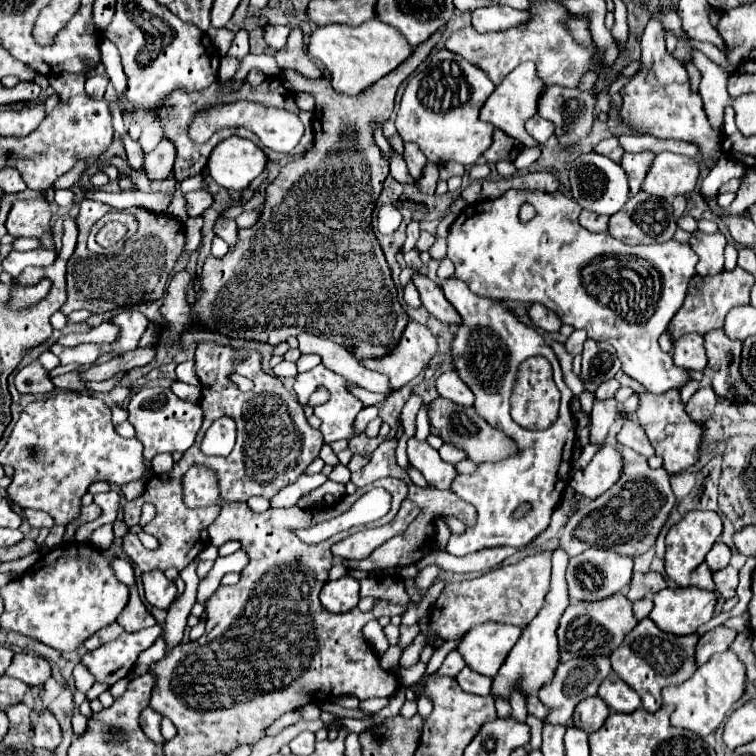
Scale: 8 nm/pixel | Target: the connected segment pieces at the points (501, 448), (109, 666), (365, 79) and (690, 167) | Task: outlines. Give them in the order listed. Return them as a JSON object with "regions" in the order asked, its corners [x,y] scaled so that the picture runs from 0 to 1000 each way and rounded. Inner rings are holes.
{"regions":[[[[578,525],[570,530],[567,541],[567,560],[570,573],[583,578],[589,586],[597,586],[607,594],[612,594],[623,610],[628,612],[647,612],[647,610],[665,610],[668,604],[679,604],[684,599],[684,589],[676,578],[668,578],[660,567],[652,567],[626,538],[610,538],[594,528]]],[[[205,827],[181,837],[163,837],[157,845],[142,853],[134,853],[126,861],[115,861],[104,877],[115,882],[128,903],[139,903],[142,909],[147,909],[157,898],[171,893],[184,864],[197,858],[208,848],[213,835],[213,827]]],[[[491,25],[475,36],[456,36],[456,33],[430,33],[419,36],[414,46],[409,49],[409,73],[427,83],[440,104],[440,118],[454,126],[475,126],[480,118],[517,97],[522,89],[528,89],[541,73],[544,60],[536,54],[536,49],[504,30],[501,25]]],[[[872,202],[851,239],[851,253],[866,261],[911,258],[925,237],[925,213],[896,202]]]]}

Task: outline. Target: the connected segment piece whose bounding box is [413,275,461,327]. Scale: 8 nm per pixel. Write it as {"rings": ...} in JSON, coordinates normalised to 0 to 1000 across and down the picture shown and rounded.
{"rings":[[[546,364],[546,374],[557,388],[560,403],[573,419],[578,419],[583,427],[591,427],[591,430],[602,430],[602,433],[610,430],[610,417],[594,403],[583,380],[578,380],[573,372],[567,372],[560,364]]]}

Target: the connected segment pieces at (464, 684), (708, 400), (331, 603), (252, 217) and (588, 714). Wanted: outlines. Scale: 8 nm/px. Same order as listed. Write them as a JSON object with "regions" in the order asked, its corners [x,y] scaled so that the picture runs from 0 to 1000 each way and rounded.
{"regions":[[[[612,885],[604,896],[604,903],[610,906],[610,911],[615,911],[618,917],[626,917],[626,919],[647,919],[649,917],[649,896],[642,896],[642,893],[634,893],[634,890],[626,890],[623,885]]],[[[927,512],[927,515],[911,528],[911,533],[906,536],[906,544],[909,544],[909,549],[911,549],[917,557],[930,560],[930,557],[935,557],[935,554],[940,552],[946,533],[948,533],[948,528],[946,528],[943,515],[940,515],[940,512]]],[[[456,761],[446,769],[433,769],[425,779],[425,800],[435,811],[459,811],[475,798],[475,769]]],[[[332,276],[332,279],[321,279],[316,287],[313,287],[313,298],[316,300],[335,300],[343,290],[343,279],[340,276]]],[[[776,922],[774,927],[769,927],[758,943],[758,956],[776,967],[776,970],[784,970],[790,967],[800,951],[806,948],[806,935],[800,933],[800,927],[795,927],[795,922]]]]}

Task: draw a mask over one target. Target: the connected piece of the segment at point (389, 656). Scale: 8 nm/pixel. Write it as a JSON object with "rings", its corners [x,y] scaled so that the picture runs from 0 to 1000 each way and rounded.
{"rings":[[[517,853],[513,860],[503,869],[504,884],[509,886],[519,886],[528,881],[528,873],[532,860],[526,853]]]}

